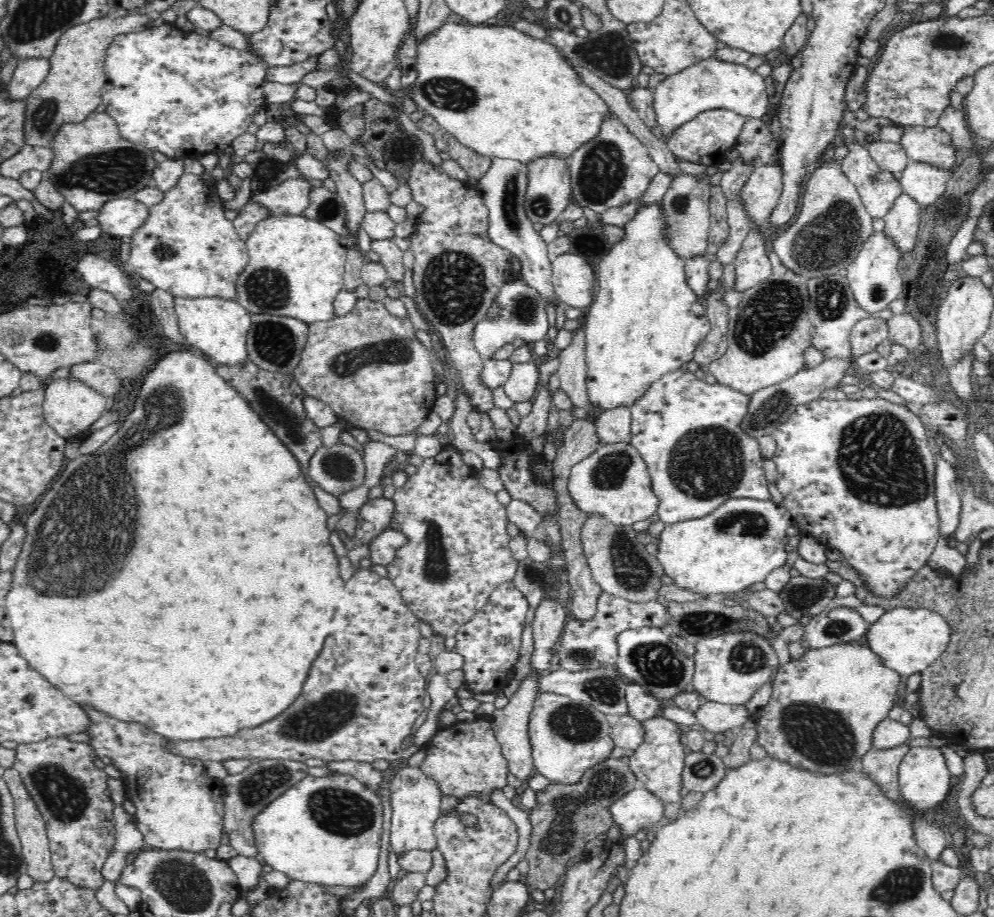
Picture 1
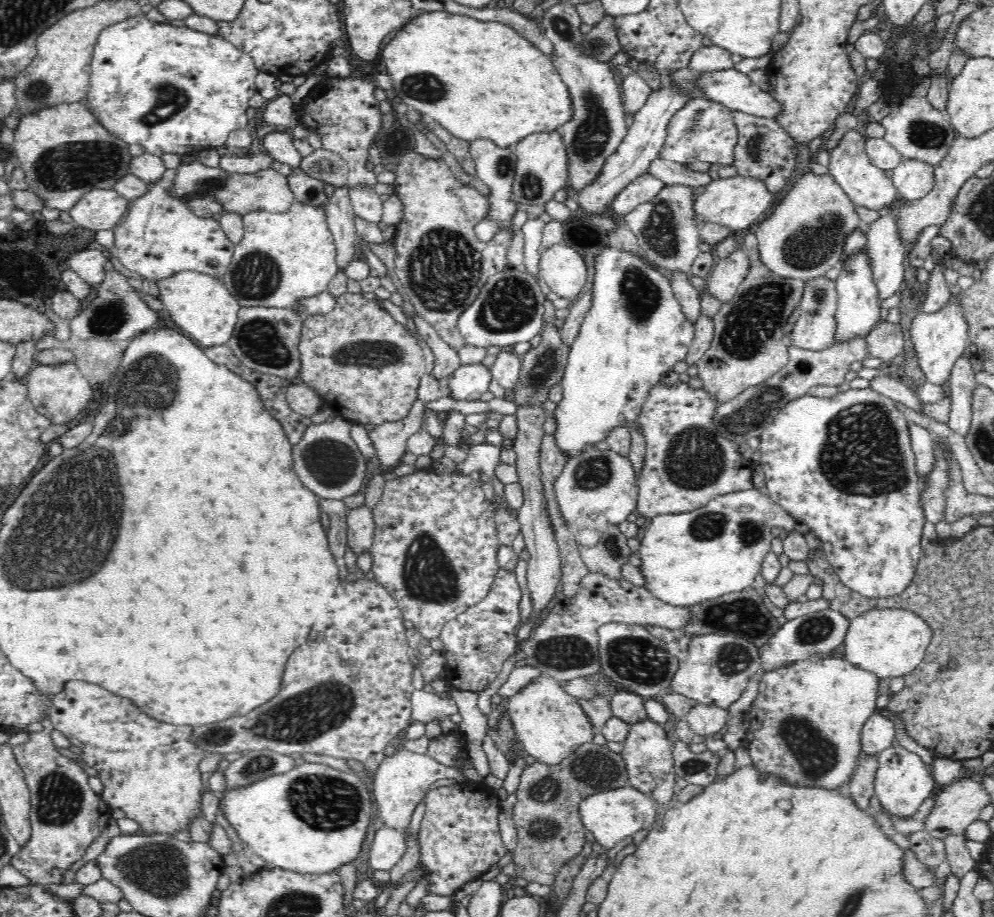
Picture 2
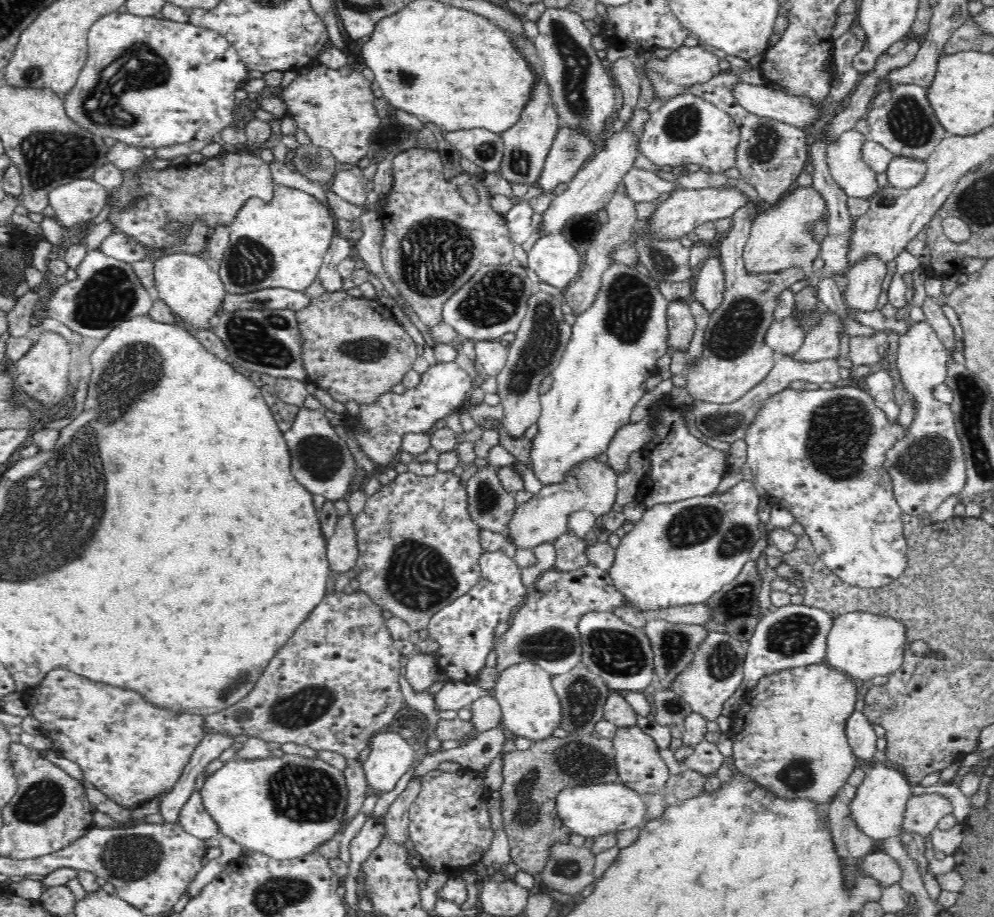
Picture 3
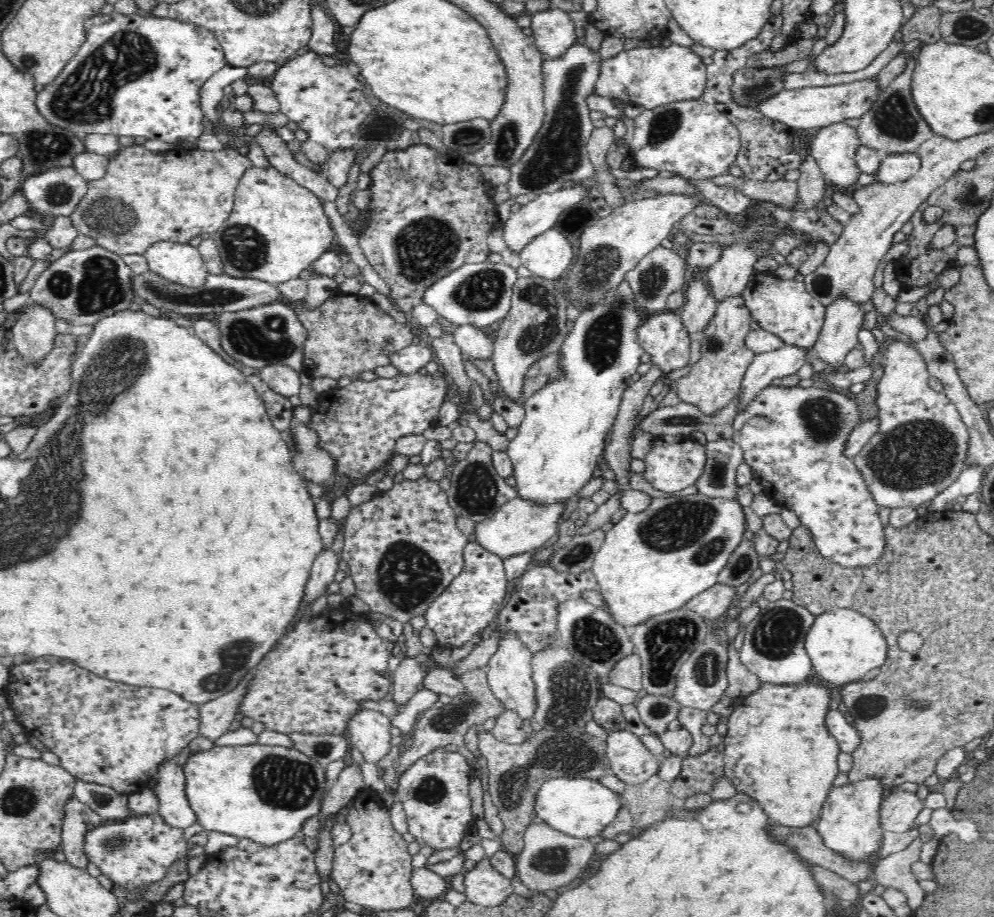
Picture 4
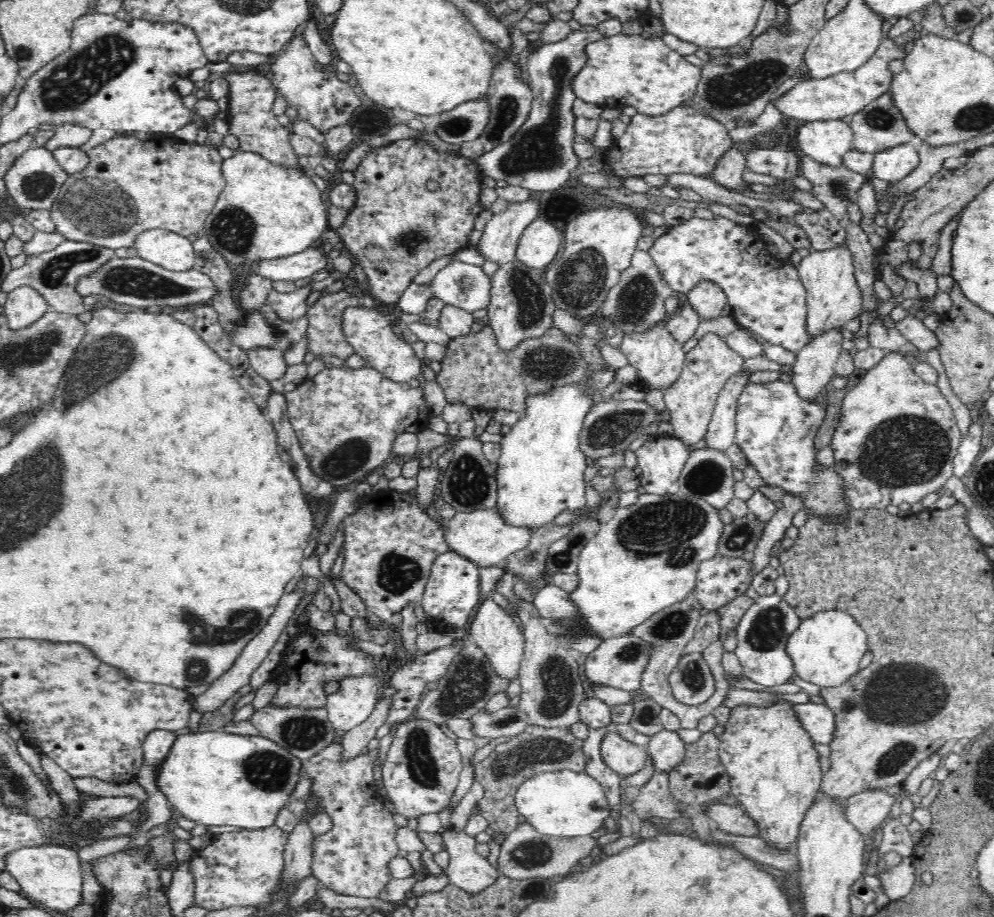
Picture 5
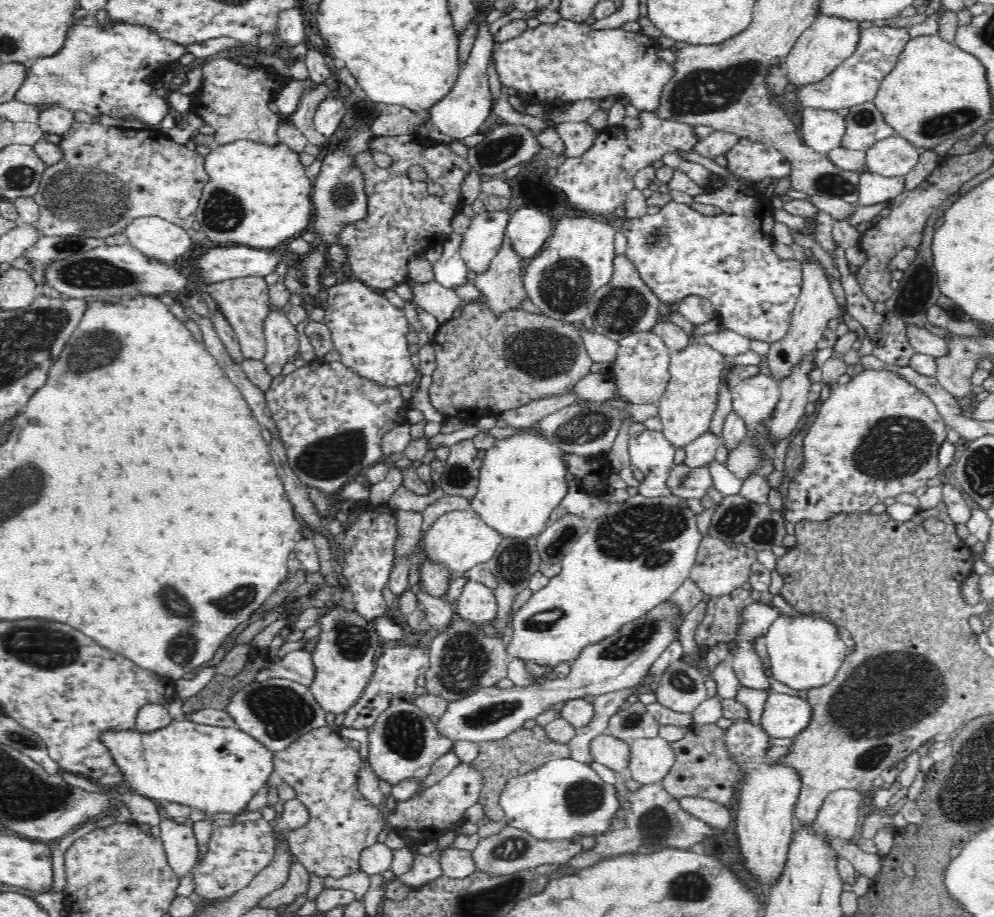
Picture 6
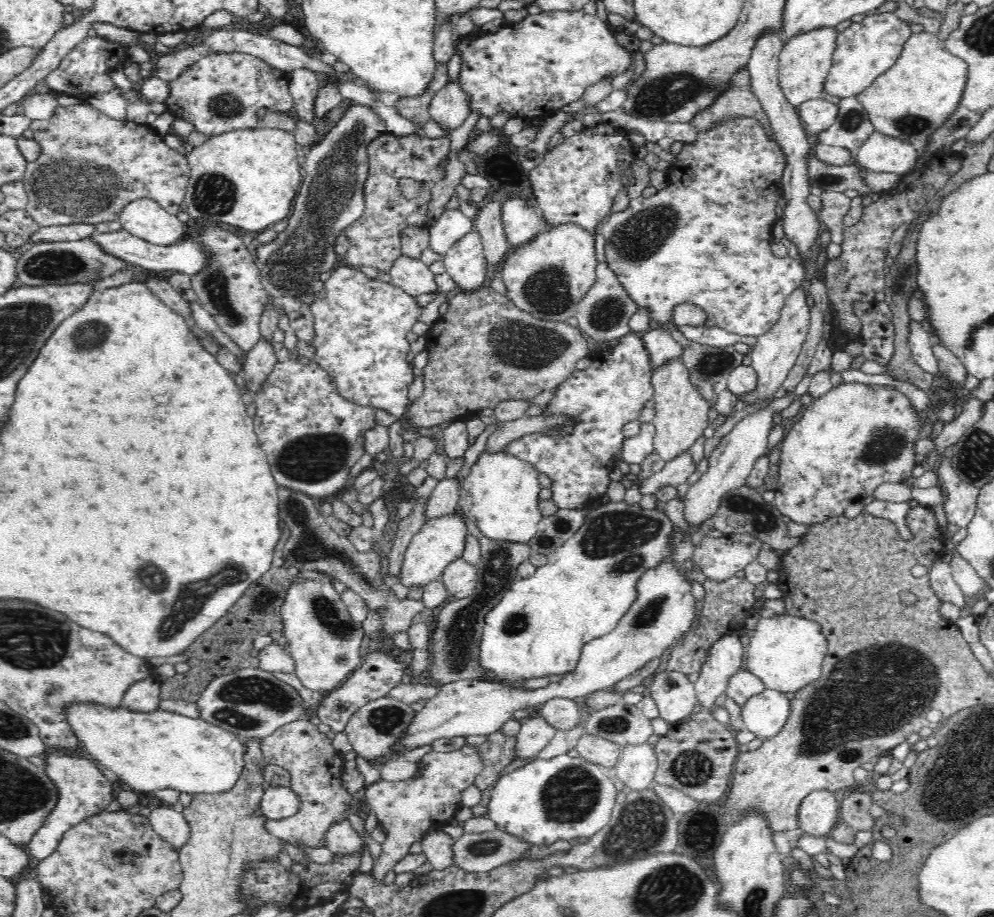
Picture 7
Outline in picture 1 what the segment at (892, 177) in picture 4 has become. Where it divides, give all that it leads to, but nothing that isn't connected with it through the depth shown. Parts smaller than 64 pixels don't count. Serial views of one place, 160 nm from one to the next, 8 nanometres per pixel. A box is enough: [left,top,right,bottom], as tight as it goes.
[898,160,948,208]

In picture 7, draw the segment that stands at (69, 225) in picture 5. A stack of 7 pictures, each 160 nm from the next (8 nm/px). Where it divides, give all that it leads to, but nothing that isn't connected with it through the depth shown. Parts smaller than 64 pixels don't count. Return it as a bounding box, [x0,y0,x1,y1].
[21,102,190,226]

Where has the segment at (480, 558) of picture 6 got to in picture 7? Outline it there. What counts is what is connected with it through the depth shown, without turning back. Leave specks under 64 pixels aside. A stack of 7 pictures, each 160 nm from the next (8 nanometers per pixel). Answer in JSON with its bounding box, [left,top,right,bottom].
[398,513,468,588]

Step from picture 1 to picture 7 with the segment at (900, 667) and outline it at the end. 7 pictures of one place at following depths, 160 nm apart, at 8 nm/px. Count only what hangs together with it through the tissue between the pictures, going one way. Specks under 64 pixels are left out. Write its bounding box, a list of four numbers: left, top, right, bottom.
[743,613,827,694]

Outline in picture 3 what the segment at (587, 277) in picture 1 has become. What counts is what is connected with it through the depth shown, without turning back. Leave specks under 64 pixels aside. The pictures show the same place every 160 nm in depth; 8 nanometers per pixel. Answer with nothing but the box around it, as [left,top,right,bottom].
[526,232,581,292]

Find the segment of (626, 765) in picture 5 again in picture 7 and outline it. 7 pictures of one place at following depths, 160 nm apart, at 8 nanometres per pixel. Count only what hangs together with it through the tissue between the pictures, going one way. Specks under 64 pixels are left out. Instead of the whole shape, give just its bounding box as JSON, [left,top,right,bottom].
[575,733,620,772]

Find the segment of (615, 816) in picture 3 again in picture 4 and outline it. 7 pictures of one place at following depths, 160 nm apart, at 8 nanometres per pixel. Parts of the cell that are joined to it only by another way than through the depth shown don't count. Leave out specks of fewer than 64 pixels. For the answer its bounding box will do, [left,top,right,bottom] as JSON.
[534,777,620,840]

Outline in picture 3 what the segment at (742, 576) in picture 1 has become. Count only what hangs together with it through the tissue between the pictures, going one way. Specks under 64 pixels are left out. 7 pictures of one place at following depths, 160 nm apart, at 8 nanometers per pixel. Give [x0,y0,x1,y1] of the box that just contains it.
[606,480,762,615]

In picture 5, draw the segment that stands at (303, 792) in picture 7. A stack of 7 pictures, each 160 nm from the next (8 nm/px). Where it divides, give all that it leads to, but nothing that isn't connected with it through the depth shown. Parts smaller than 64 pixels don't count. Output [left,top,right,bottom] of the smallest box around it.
[299,738,398,897]

